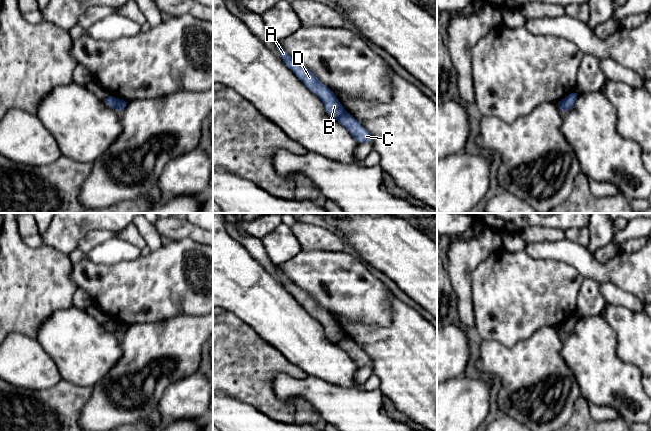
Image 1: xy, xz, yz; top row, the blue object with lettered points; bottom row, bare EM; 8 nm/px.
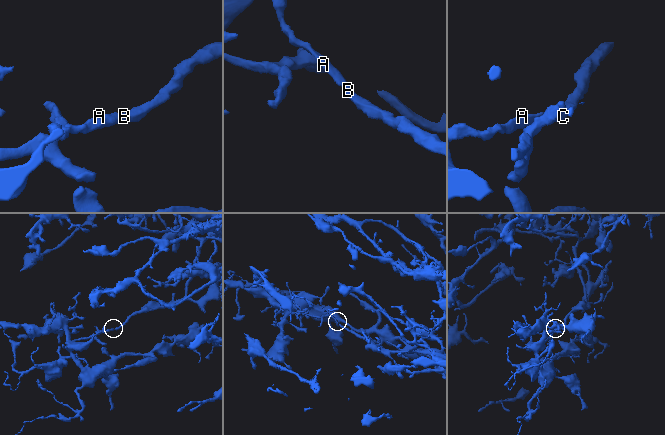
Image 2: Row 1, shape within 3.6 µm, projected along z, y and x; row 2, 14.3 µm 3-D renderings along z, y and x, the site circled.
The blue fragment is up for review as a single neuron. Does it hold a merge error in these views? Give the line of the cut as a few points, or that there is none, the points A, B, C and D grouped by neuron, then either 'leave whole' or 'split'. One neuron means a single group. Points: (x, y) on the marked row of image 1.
cut xy (117, 99), (118, 109); groups A B D / C; split

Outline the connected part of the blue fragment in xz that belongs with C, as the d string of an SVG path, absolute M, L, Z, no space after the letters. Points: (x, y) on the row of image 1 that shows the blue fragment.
M346 112L336 120L350 132L352 137L359 144L364 142L373 143L373 135L367 131L351 114Z

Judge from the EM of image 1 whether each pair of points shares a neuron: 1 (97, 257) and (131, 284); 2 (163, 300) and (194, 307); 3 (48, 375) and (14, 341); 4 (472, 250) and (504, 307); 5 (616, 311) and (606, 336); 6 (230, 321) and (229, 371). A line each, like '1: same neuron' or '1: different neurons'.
1: different neurons
2: same neuron
3: same neuron
4: different neurons
5: different neurons
6: same neuron

